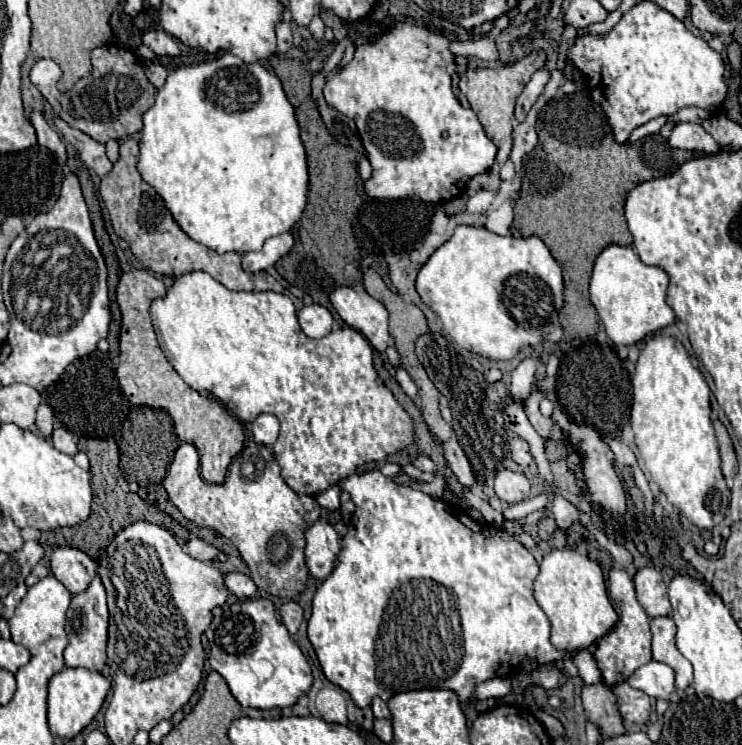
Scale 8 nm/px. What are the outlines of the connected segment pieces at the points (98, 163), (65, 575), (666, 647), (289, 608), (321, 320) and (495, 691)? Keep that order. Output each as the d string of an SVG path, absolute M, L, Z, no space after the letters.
M54 116L52 122L54 122L58 134L62 136L62 140L64 140L66 144L70 144L70 146L78 152L80 160L82 160L90 170L94 170L100 178L106 176L106 174L112 170L112 162L106 158L106 148L104 148L104 144L96 142L94 138L90 138L88 134L84 134L84 132L80 132L80 130L70 128L70 126L64 124L58 116Z
M62 546L50 556L50 572L66 586L66 590L76 596L84 592L90 580L96 576L98 564L78 548Z
M670 616L650 620L652 630L652 660L668 664L676 672L676 688L684 690L692 682L692 664L678 652L674 644L676 624Z
M286 602L286 604L282 604L280 616L282 616L282 622L286 624L288 632L294 636L298 632L298 628L300 628L302 620L304 620L304 612L298 606L298 602Z
M310 304L298 312L298 322L308 338L322 338L332 330L334 318L324 306Z
M492 678L474 686L472 698L502 698L510 692L510 682L506 678Z

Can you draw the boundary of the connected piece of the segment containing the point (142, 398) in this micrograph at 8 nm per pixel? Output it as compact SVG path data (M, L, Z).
M130 270L120 276L116 298L122 312L122 328L120 328L120 352L118 352L116 376L124 396L132 406L162 408L172 416L178 438L198 448L202 478L206 482L220 484L224 482L228 464L244 446L244 430L240 420L236 420L236 416L226 412L226 408L192 390L162 354L162 348L156 342L148 308L150 302L158 296L164 296L164 292L166 286L150 270Z

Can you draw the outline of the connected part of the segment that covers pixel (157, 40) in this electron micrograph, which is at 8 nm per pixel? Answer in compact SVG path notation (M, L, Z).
M148 30L142 36L142 44L148 46L158 56L176 56L180 52L178 42L164 30Z

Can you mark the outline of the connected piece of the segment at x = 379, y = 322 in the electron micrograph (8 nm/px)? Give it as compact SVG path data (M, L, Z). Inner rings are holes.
M362 284L340 286L330 294L330 302L338 316L356 332L360 332L374 350L384 358L384 350L390 346L388 312L384 304L368 296Z

